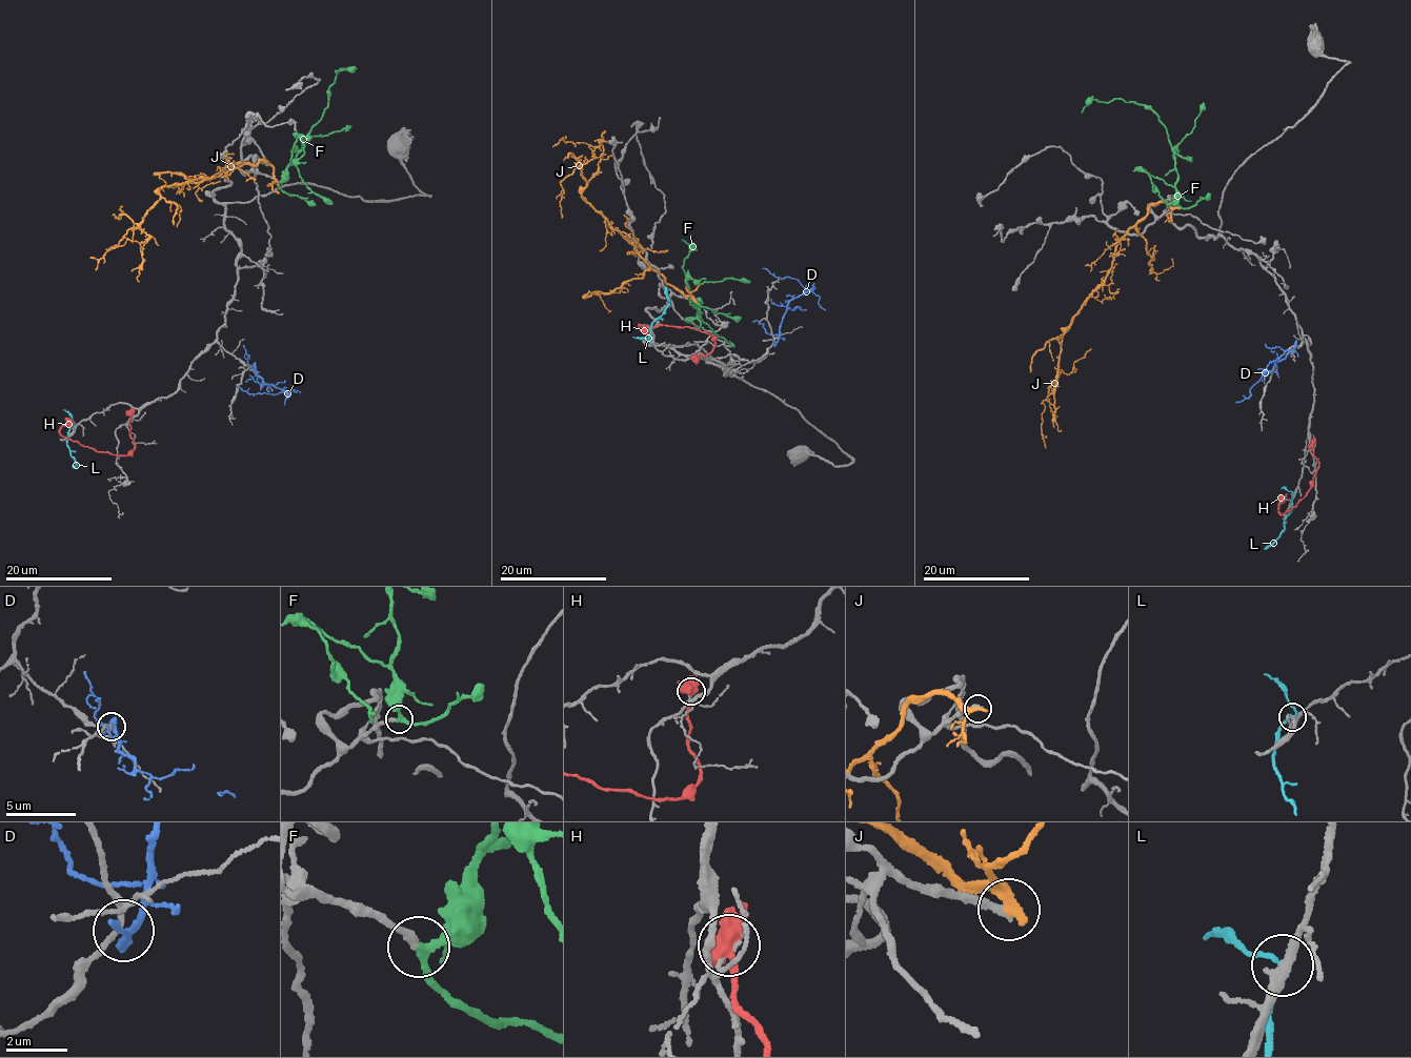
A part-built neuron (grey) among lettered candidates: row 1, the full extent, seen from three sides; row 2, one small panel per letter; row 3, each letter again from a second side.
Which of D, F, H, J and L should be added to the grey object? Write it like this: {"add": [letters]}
{"add": ["F"]}

